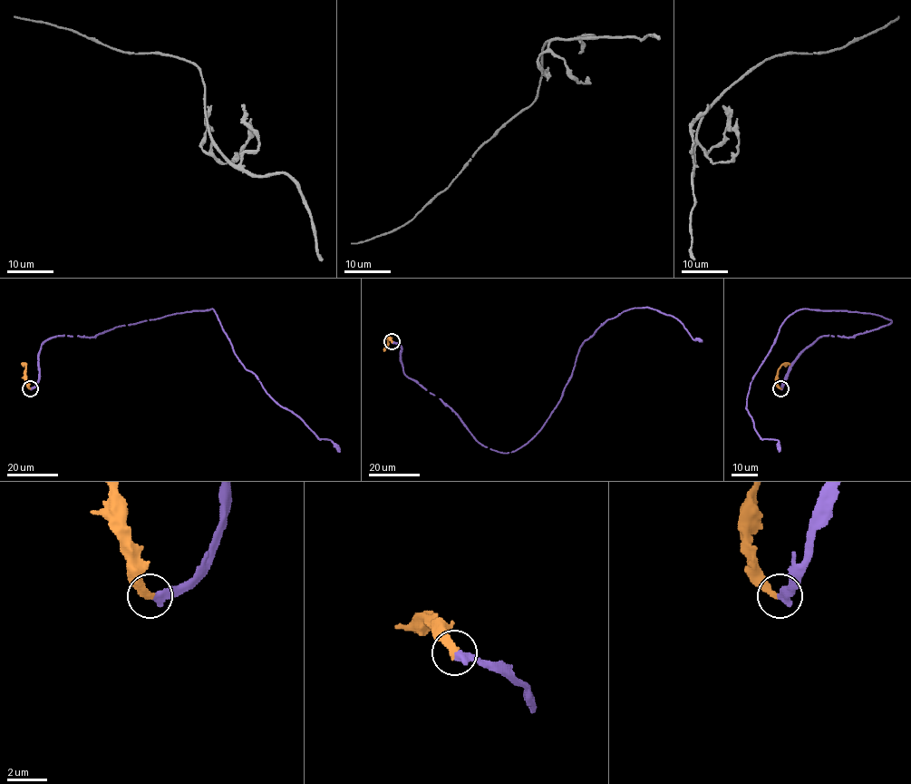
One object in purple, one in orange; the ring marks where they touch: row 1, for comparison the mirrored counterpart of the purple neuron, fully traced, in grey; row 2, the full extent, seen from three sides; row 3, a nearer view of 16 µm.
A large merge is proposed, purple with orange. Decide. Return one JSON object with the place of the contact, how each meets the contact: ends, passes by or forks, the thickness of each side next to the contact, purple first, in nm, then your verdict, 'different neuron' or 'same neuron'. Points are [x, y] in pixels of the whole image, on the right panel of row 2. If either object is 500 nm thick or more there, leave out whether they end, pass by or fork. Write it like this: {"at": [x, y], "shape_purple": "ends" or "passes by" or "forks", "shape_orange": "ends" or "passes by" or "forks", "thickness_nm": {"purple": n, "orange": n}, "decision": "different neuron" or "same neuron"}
{"at": [780, 388], "shape_purple": "ends", "shape_orange": "ends", "thickness_nm": {"purple": 400, "orange": 360}, "decision": "same neuron"}

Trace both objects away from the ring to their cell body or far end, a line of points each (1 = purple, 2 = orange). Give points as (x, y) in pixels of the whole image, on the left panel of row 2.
1: (29, 388), (39, 377), (38, 353), (47, 339), (94, 337), (212, 308), (243, 367), (340, 452)
2: (29, 388), (25, 365), (22, 365)

